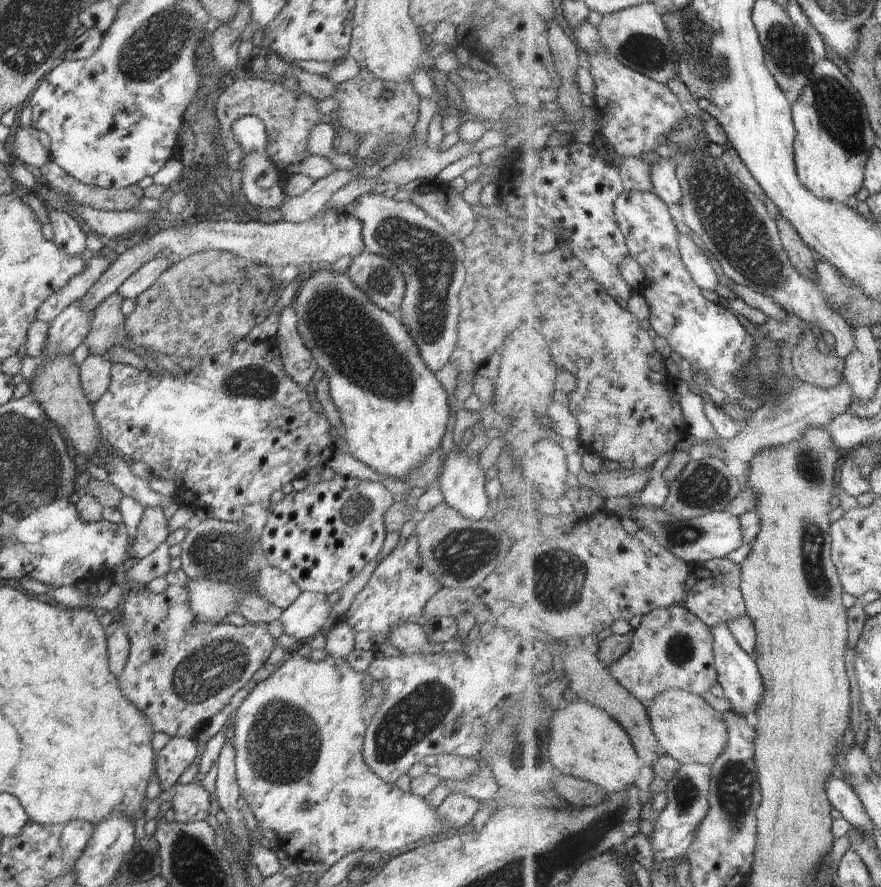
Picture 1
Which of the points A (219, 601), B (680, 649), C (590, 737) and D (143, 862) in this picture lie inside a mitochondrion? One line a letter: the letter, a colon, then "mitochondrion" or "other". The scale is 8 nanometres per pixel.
A: mitochondrion
B: mitochondrion
C: other
D: mitochondrion

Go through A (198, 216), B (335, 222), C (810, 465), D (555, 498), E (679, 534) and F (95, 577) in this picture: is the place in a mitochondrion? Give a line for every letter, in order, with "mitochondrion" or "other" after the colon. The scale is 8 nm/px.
A: other
B: other
C: mitochondrion
D: other
E: mitochondrion
F: other

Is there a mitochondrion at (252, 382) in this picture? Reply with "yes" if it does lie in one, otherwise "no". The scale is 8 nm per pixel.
yes

